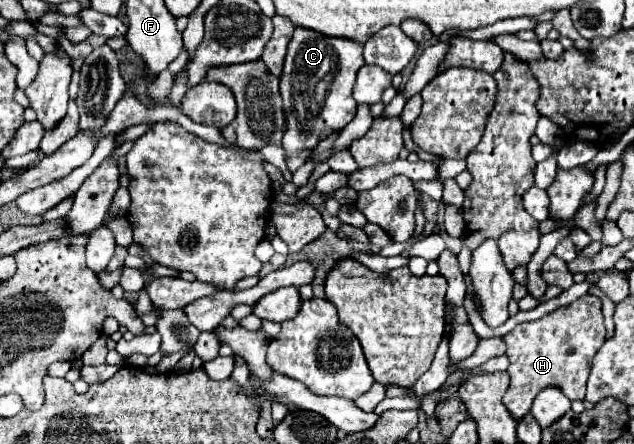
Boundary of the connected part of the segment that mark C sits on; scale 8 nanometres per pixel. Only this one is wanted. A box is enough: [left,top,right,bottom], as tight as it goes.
[280,28,364,172]

